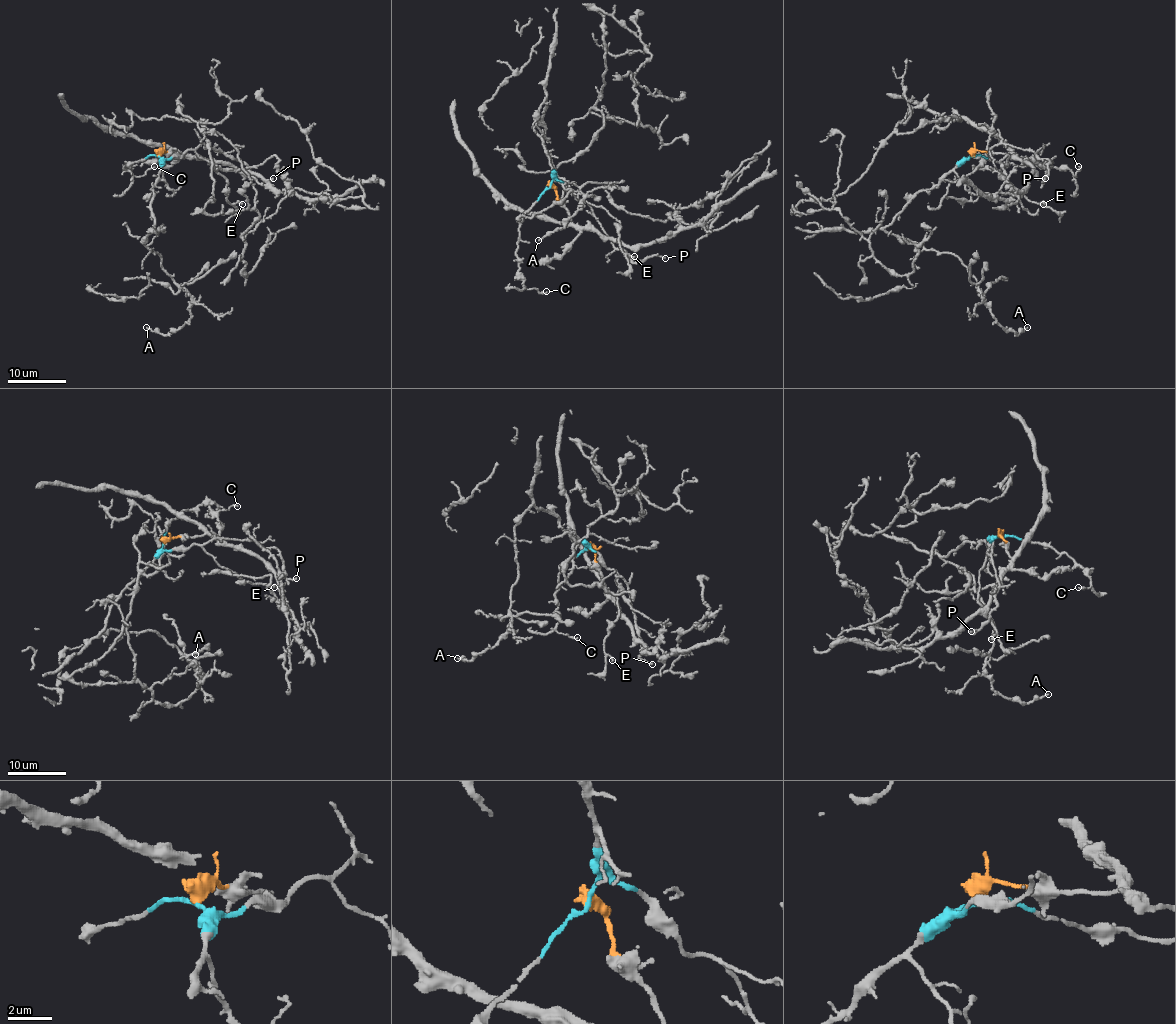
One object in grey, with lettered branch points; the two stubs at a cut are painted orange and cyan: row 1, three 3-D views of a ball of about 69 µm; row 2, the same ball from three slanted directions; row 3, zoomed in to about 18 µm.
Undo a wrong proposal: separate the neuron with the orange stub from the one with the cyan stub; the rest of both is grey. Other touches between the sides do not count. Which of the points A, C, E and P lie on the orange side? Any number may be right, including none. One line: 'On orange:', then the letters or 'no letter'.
On orange: no letter

